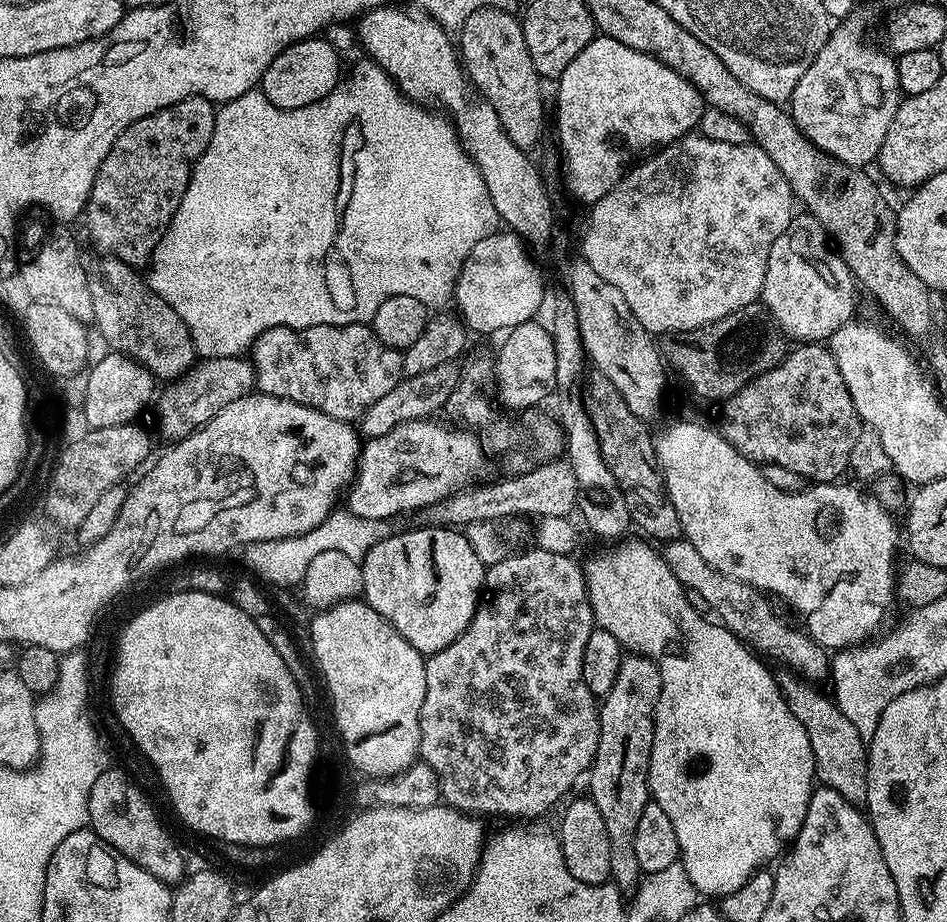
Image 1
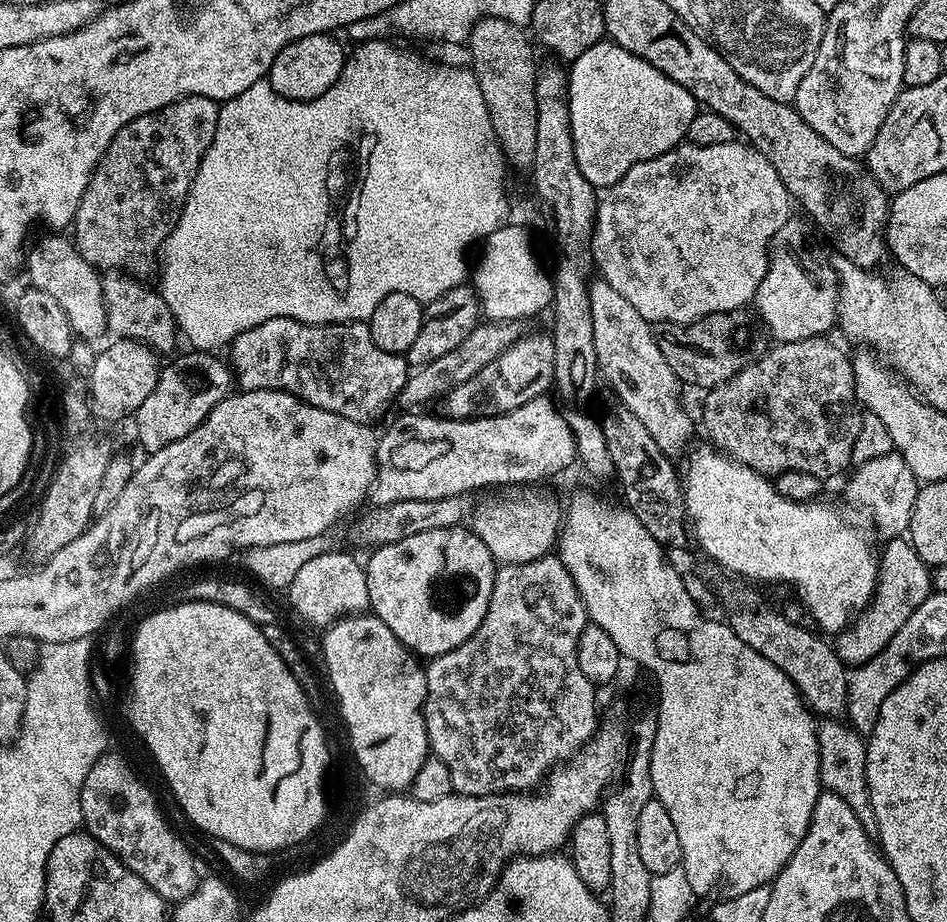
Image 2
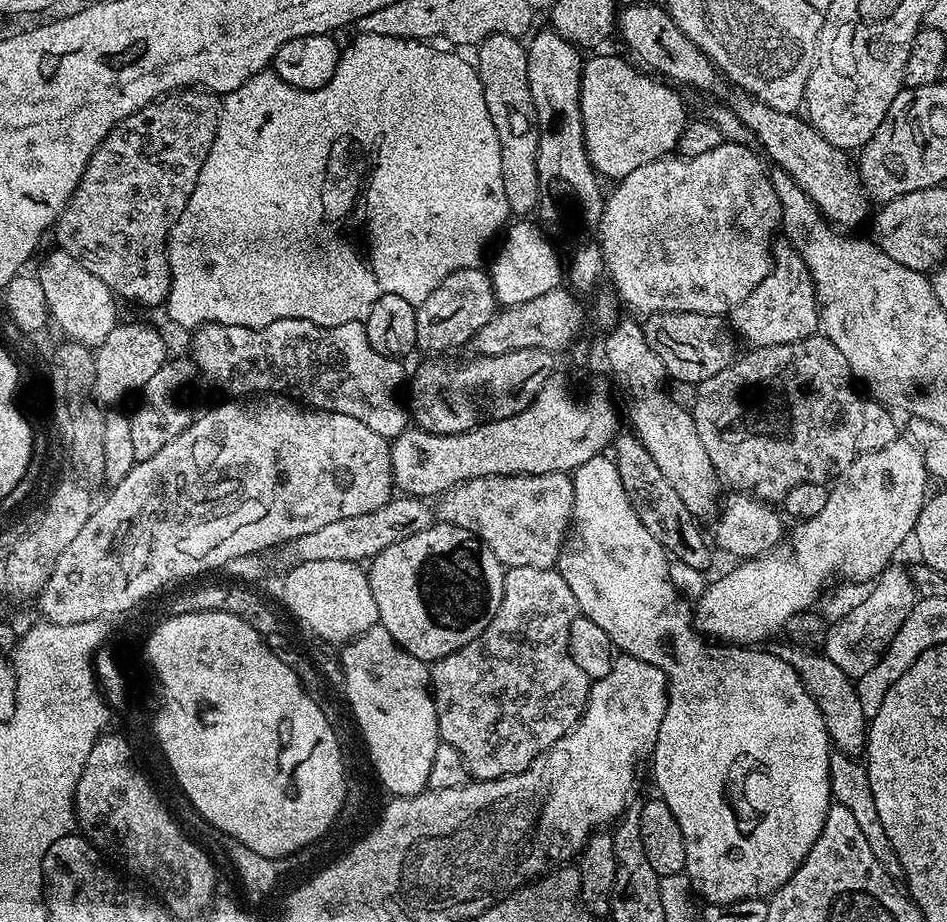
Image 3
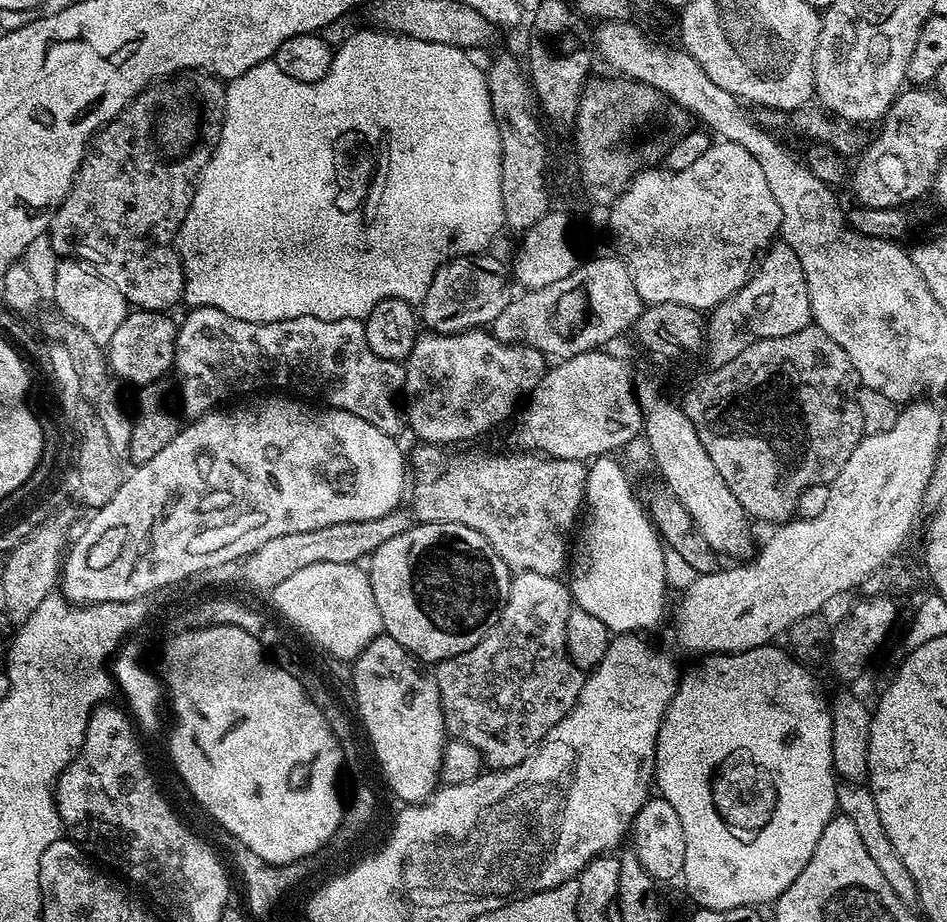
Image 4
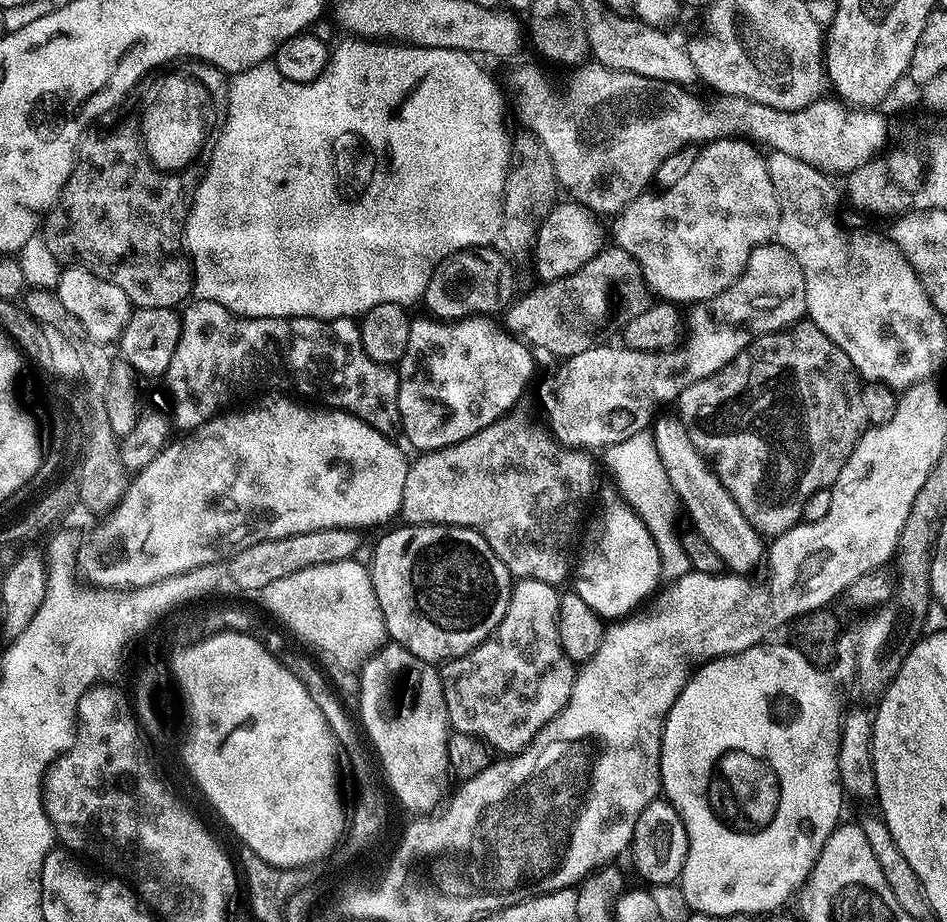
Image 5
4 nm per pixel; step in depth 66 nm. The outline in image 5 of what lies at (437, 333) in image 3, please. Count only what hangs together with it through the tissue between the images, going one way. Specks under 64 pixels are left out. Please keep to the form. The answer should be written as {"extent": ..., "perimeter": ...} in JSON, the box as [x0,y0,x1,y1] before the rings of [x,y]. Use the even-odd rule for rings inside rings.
{"extent":[422,246,517,320],"perimeter":[[[492,246],[463,248],[450,254],[438,265],[422,297],[422,304],[432,311],[429,313],[433,317],[465,320],[468,316],[496,314],[492,312],[500,314],[513,303],[517,295],[516,276],[512,273],[513,261],[503,251],[495,252],[494,249]]]}

